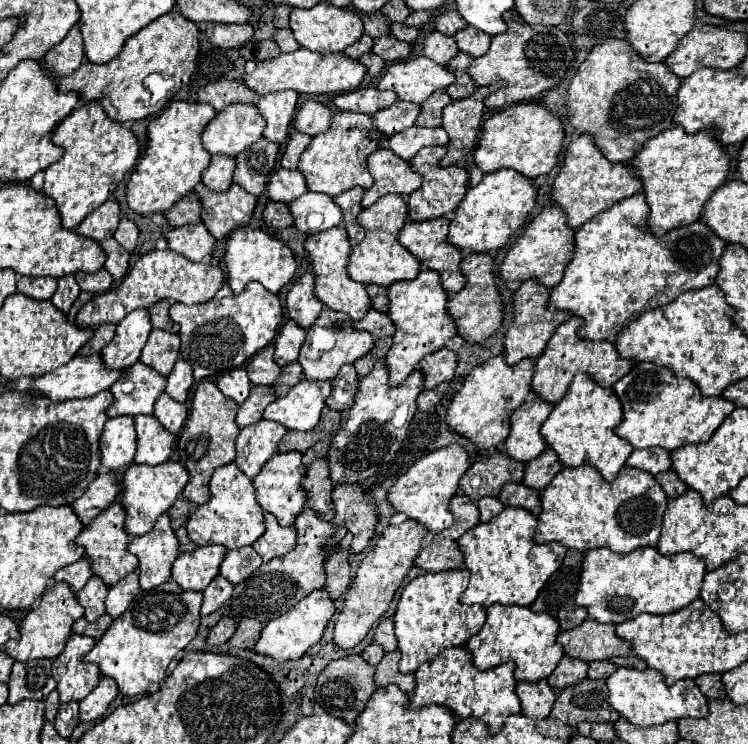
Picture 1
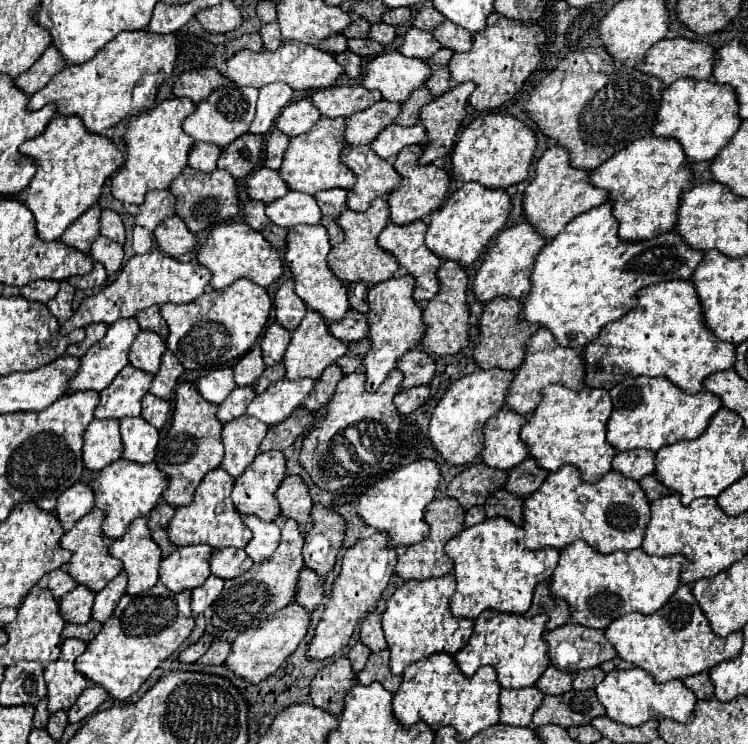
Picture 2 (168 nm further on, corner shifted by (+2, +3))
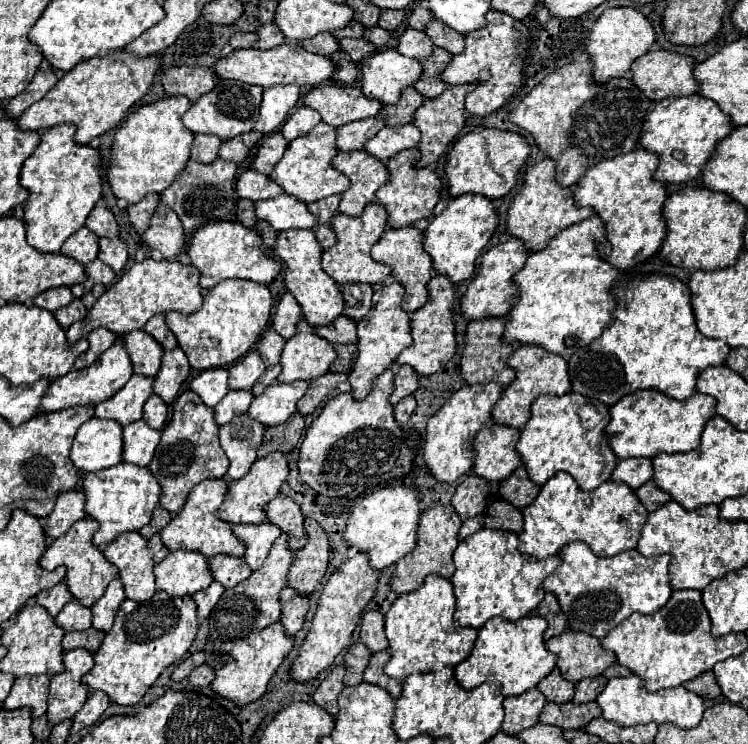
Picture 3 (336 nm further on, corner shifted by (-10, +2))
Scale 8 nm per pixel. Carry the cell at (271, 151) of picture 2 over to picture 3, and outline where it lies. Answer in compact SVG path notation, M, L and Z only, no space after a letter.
M280 132L266 136L258 148L258 154L252 162L252 168L262 174L270 174L274 170L274 166L280 162L280 158L284 156L286 148L288 148L288 140Z

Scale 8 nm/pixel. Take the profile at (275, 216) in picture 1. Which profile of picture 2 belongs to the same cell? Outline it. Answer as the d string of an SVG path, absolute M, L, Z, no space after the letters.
M248 201L242 211L244 211L244 223L248 223L256 231L260 231L268 223L262 201Z

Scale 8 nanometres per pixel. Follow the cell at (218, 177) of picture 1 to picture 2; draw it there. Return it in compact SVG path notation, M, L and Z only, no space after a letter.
M194 141L190 153L188 153L188 165L198 169L198 171L204 171L204 173L210 173L216 169L216 161L220 157L220 147L218 145L208 145L208 143L202 143L202 141Z

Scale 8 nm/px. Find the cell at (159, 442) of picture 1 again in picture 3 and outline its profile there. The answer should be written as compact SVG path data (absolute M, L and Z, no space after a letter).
M144 420L124 426L124 462L148 466L160 444L160 432L152 430Z

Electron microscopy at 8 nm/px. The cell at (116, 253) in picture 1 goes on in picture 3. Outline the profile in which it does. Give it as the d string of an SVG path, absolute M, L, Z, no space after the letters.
M100 238L98 258L118 274L128 260L128 246L120 238Z

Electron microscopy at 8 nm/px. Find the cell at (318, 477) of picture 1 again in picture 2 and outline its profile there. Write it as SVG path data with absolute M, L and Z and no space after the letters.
M286 477L276 491L276 499L280 503L280 515L286 519L294 519L298 523L300 533L306 535L312 527L312 499L304 481L300 477Z

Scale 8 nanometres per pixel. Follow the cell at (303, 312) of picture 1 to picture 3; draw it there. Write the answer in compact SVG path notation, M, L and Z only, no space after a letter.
M286 292L278 304L278 310L274 314L274 322L272 326L276 328L276 332L284 338L292 338L298 330L298 322L302 320L302 310L300 304L296 302L296 298L292 298L290 292Z

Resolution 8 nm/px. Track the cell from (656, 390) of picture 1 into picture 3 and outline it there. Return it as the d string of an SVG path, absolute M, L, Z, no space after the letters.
M636 390L610 408L610 424L606 432L612 436L610 446L618 458L654 458L660 452L688 452L700 444L706 422L716 414L716 398L696 392L684 402L674 400L660 390Z

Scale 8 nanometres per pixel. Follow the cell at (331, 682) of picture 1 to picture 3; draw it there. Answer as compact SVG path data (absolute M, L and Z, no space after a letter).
M336 666L314 692L314 702L332 716L338 714L338 696L344 690L344 682L342 682L344 676L346 676L346 666Z

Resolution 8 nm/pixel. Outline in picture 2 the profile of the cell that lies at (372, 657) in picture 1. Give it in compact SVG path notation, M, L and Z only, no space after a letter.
M356 643L356 645L348 651L348 659L350 659L352 669L354 669L356 673L360 673L360 671L364 669L368 655L370 655L370 649L368 649L366 645L362 645L362 643Z

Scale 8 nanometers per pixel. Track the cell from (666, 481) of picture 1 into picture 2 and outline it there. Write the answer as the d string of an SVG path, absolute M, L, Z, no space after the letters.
M654 475L642 477L638 483L640 483L640 487L644 487L648 501L654 501L654 499L658 499L658 497L664 497L664 495L670 495L670 493L672 493L672 491L670 491L668 487L664 487Z

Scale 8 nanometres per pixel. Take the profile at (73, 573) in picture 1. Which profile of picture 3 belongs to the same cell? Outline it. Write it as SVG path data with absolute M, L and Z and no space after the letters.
M64 582L36 594L36 604L44 606L52 616L56 616L70 600L72 600L72 594L68 594L68 586Z

